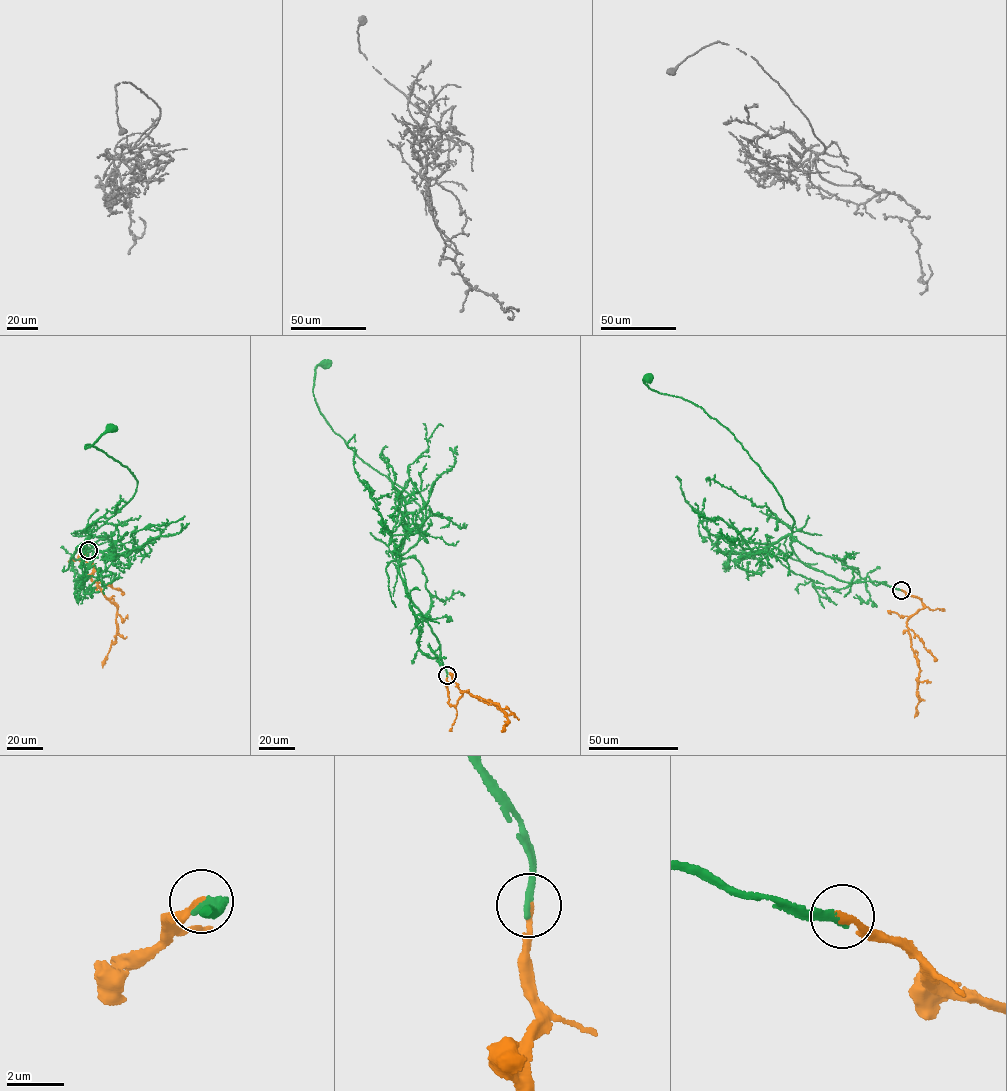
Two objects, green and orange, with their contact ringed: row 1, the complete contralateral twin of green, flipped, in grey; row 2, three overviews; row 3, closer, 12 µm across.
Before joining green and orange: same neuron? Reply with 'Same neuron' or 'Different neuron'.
Same neuron

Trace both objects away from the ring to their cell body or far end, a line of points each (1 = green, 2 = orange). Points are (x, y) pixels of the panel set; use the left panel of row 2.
1: (88, 550), (90, 564), (81, 567), (87, 537), (136, 490), (129, 469), (85, 447), (110, 428)
2: (88, 550), (78, 559), (92, 564), (91, 579), (117, 607), (115, 641), (103, 667)

